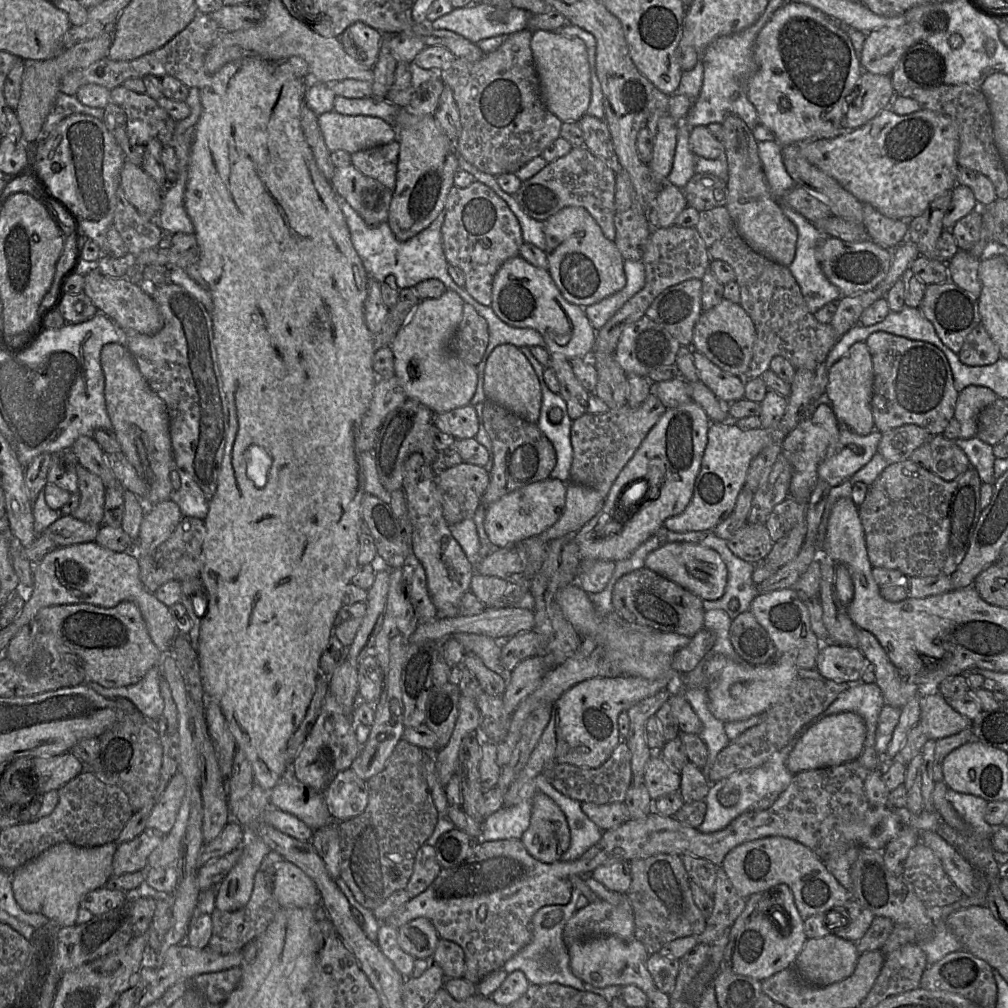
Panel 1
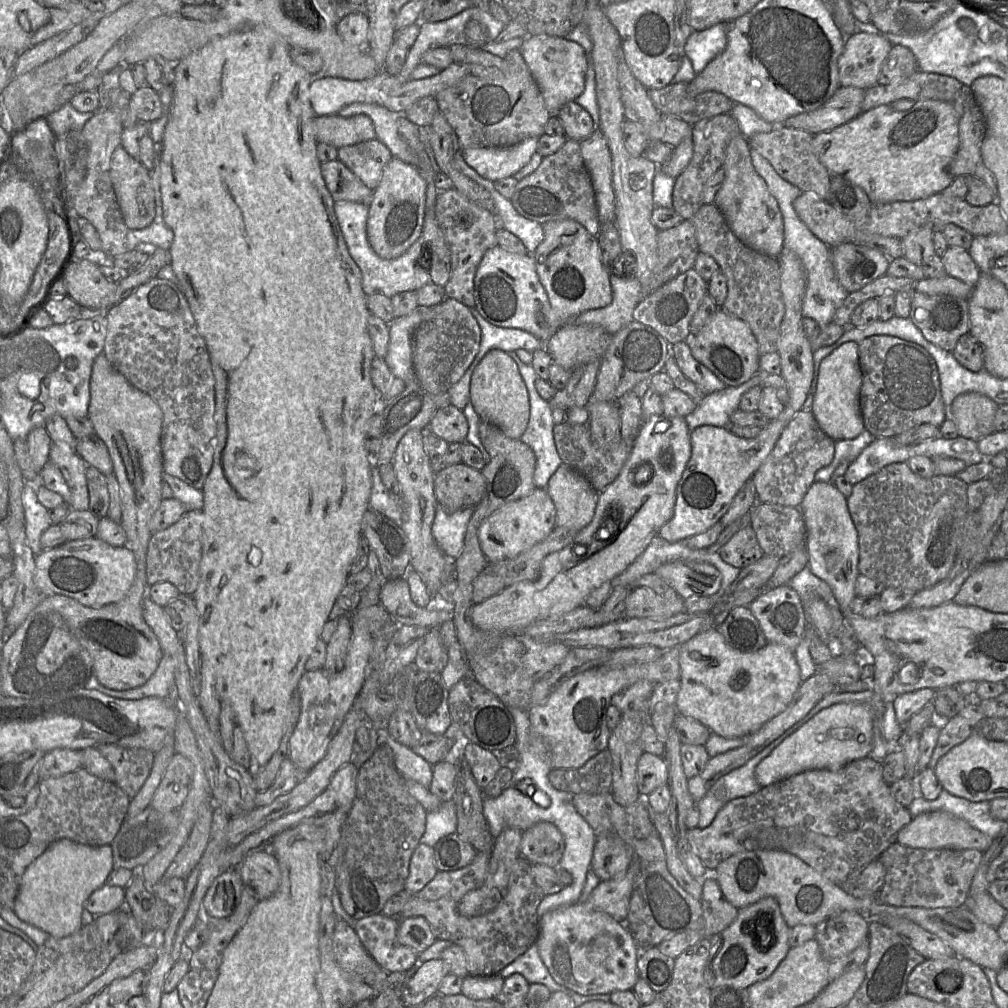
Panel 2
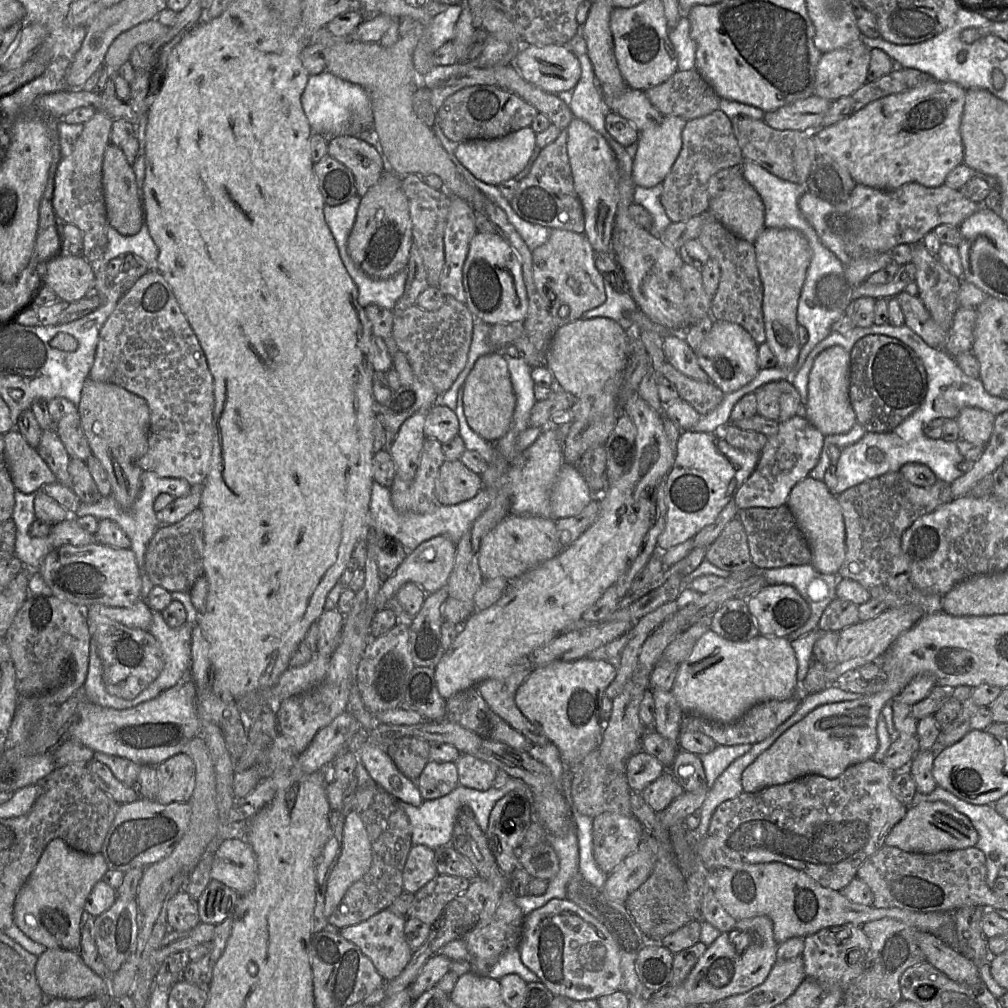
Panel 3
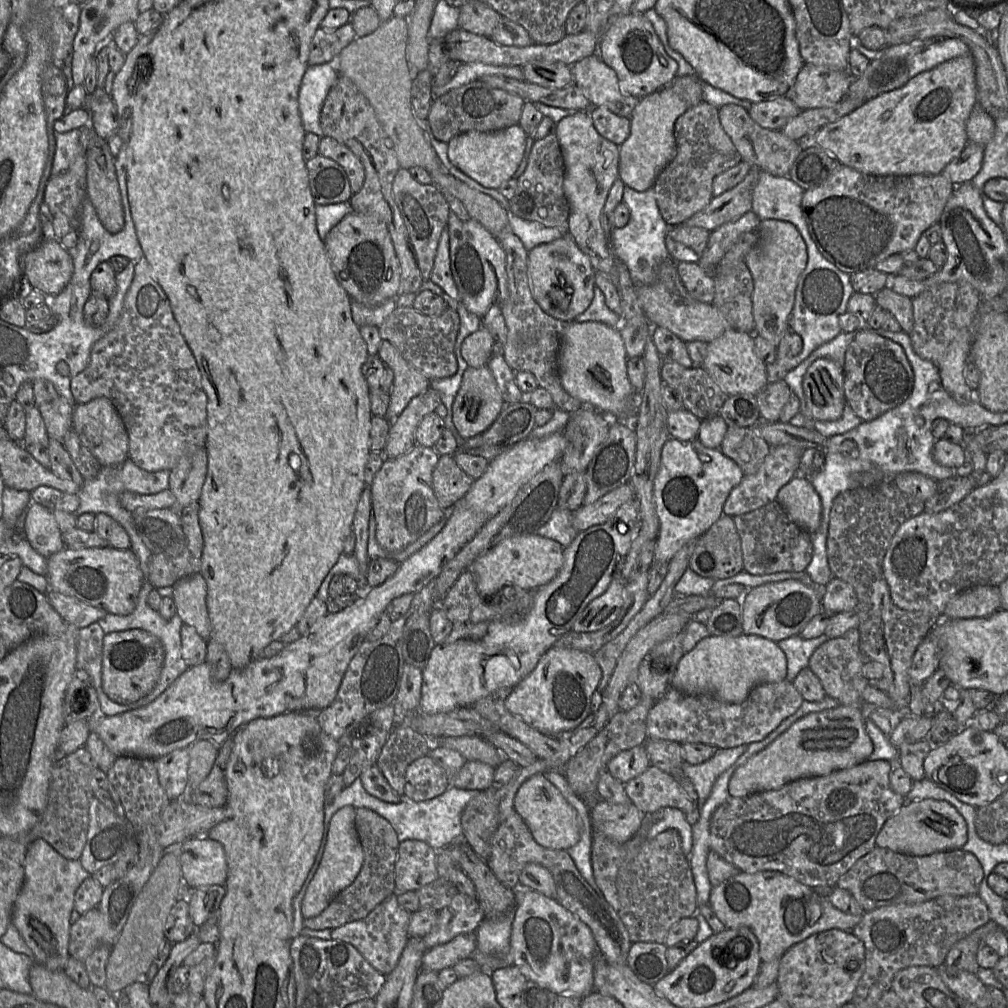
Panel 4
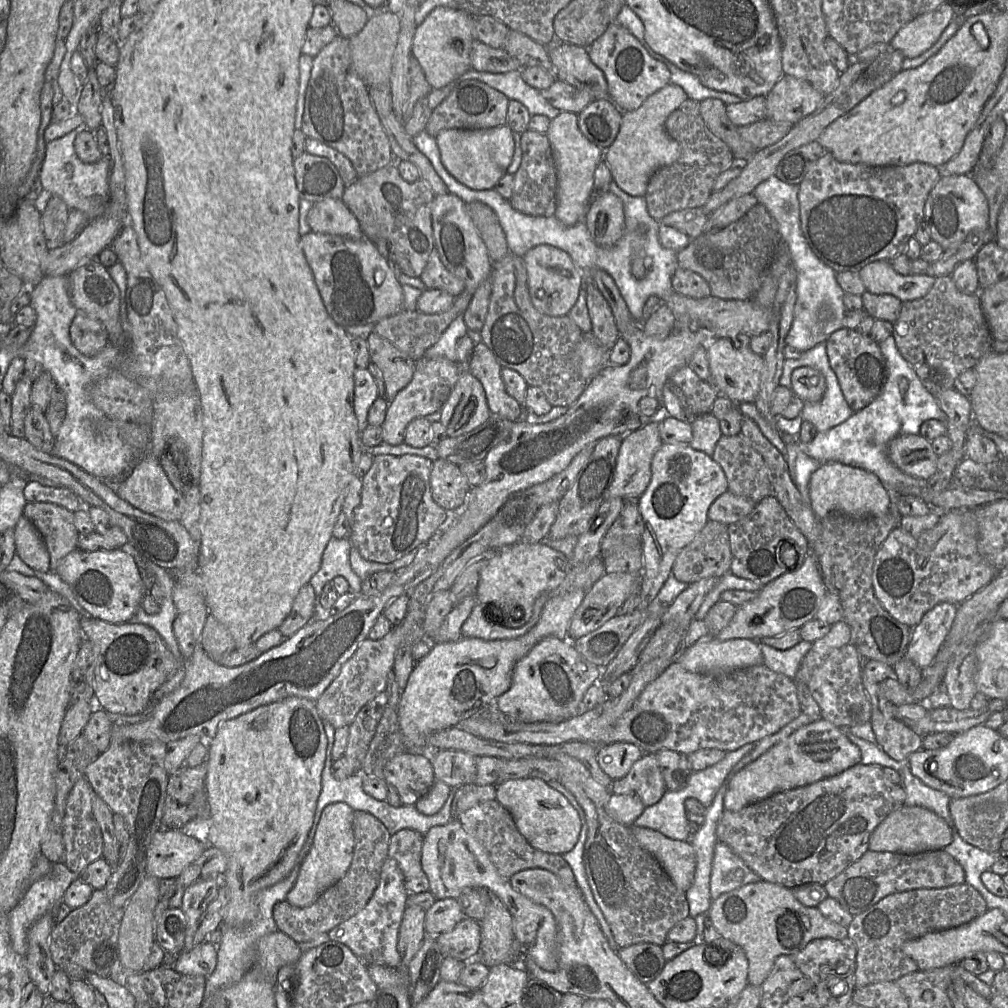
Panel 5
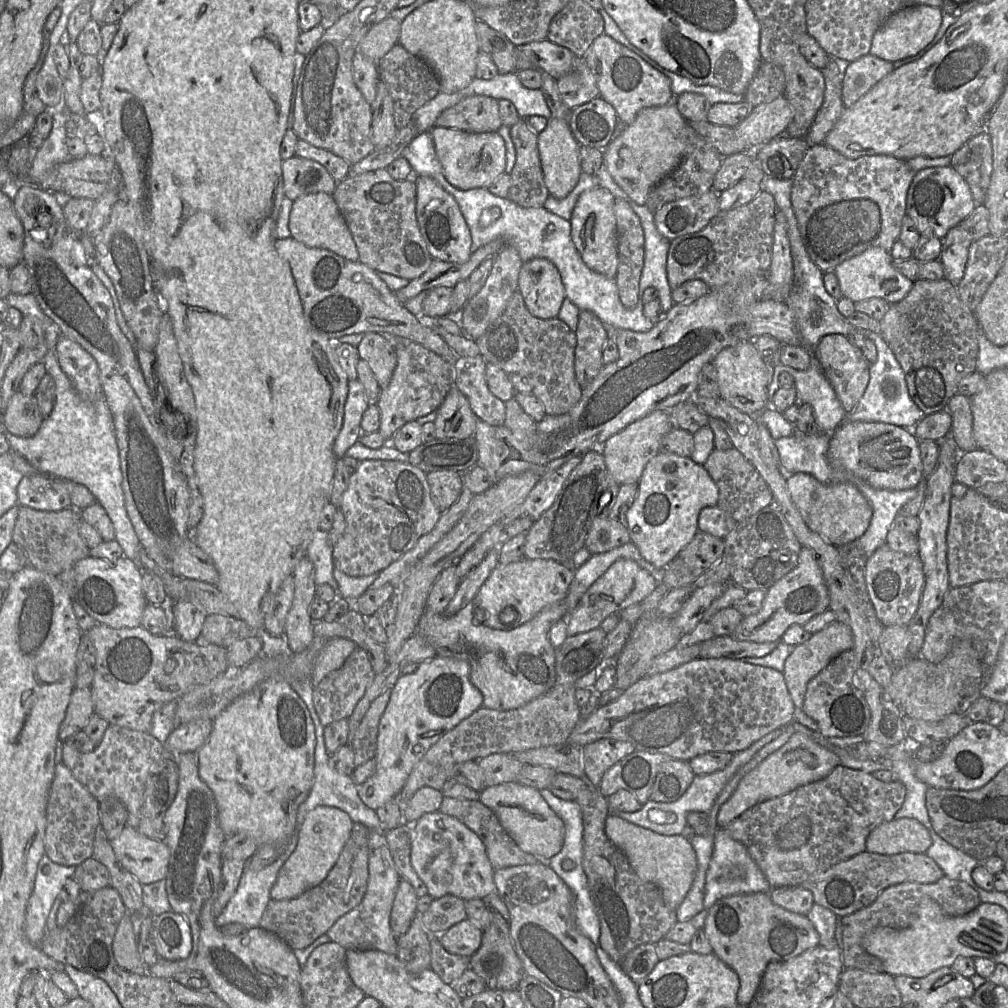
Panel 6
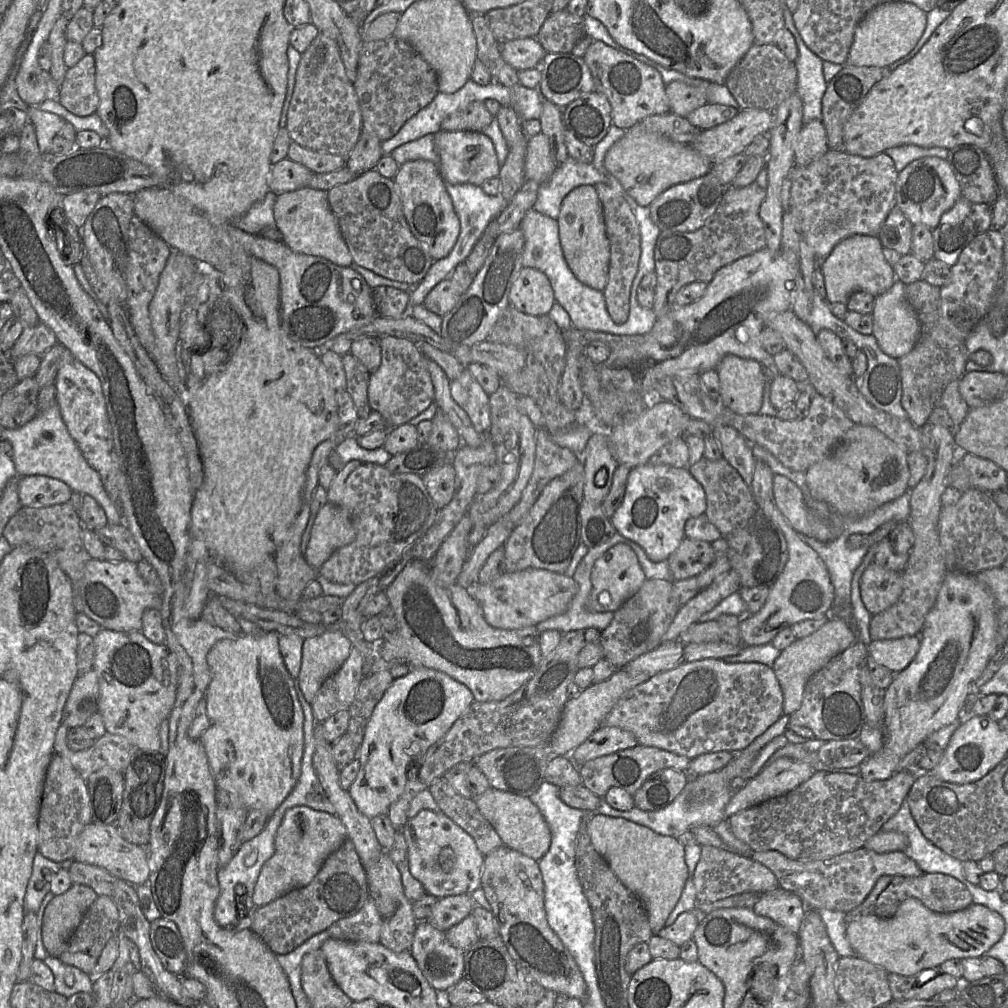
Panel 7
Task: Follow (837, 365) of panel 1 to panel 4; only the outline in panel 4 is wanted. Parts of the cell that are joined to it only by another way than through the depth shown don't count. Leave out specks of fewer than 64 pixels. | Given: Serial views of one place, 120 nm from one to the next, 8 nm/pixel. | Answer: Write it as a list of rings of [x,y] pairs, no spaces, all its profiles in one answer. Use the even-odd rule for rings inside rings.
[[[819,358],[803,376],[806,407],[815,420],[838,420],[846,405],[843,368],[834,361]]]

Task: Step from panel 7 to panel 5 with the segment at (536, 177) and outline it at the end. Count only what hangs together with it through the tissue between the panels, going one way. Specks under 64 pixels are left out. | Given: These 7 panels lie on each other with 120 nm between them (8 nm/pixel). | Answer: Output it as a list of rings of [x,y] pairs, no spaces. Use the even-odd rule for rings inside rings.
[[[561,112],[554,118],[546,136],[551,144],[558,176],[555,216],[564,225],[573,226],[584,221],[593,190],[594,172],[597,165],[604,160],[604,150],[584,136],[578,125],[578,114],[572,112]]]

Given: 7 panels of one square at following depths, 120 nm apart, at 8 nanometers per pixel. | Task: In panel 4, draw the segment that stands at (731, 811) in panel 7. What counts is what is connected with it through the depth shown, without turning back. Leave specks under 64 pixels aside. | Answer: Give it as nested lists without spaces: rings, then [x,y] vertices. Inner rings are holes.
[[[865,703],[862,708],[839,705],[801,718],[733,773],[728,785],[730,797],[777,790],[801,778],[826,776],[867,761],[873,752],[866,731],[867,712]]]

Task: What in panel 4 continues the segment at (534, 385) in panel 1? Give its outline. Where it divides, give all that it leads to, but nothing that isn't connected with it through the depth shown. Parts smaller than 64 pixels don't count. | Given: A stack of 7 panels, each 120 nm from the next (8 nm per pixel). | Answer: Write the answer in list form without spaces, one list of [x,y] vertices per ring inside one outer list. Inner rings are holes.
[[[487,366],[468,367],[452,405],[452,421],[459,437],[472,438],[487,430],[499,416],[504,400],[496,380]]]

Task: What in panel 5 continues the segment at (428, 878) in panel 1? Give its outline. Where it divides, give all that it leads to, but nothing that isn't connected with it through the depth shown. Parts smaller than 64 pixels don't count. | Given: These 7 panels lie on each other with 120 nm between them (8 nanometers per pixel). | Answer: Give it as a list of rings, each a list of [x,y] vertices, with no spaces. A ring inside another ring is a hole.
[[[401,829],[391,835],[389,857],[397,862],[407,892],[429,890],[429,880],[421,866],[423,835],[412,829]]]

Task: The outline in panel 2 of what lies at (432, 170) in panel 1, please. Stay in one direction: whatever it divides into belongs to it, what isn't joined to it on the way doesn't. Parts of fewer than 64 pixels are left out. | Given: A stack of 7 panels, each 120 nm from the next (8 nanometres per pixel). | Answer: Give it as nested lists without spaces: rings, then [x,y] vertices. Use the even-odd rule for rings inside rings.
[[[392,158],[384,167],[378,186],[368,205],[367,238],[375,253],[383,259],[402,255],[421,235],[428,179],[412,164]]]

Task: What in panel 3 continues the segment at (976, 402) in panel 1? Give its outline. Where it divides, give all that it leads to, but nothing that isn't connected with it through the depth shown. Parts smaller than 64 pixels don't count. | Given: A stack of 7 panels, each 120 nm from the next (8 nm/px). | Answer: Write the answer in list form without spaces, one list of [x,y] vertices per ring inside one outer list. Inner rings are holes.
[[[977,407],[961,409],[955,419],[959,426],[960,439],[974,444],[987,445],[995,419],[995,415]]]

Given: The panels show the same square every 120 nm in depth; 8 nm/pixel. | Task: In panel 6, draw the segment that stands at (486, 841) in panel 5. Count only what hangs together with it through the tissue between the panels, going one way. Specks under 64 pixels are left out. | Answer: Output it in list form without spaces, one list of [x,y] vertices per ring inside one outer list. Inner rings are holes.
[[[444,796],[439,810],[444,814],[457,818],[478,835],[485,846],[489,861],[495,870],[511,866],[537,863],[549,866],[549,859],[522,851],[516,842],[503,829],[495,813],[479,800],[450,798]]]

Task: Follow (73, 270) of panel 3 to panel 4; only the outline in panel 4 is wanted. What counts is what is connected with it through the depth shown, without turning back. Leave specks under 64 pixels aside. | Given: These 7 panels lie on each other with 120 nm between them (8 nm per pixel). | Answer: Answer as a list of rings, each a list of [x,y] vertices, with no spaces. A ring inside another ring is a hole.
[[[46,238],[22,260],[23,284],[46,296],[58,295],[73,274],[73,259],[57,238]]]

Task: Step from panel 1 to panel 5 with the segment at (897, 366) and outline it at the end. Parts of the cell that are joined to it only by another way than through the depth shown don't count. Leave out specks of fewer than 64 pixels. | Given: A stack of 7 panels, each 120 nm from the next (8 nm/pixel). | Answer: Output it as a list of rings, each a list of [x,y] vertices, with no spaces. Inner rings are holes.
[[[847,328],[832,333],[825,344],[831,369],[838,379],[845,400],[852,411],[862,410],[882,393],[887,382],[887,363],[880,345],[870,335],[862,335]]]

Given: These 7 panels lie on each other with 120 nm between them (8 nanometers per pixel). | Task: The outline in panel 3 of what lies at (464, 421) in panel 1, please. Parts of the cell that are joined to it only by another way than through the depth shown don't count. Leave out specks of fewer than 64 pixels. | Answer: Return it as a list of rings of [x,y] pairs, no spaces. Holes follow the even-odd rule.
[[[444,405],[431,407],[424,424],[424,434],[441,444],[451,441],[459,435],[459,420],[455,411]]]

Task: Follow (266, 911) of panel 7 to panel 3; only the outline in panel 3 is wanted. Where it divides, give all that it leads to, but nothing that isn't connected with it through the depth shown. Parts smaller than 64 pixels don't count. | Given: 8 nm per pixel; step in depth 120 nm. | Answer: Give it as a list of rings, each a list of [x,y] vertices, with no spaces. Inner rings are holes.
[[[380,787],[357,788],[352,810],[358,813],[367,830],[372,848],[372,862],[366,874],[349,887],[328,917],[328,923],[337,929],[365,921],[393,903],[403,892],[403,869],[413,846],[409,819],[400,802]]]

